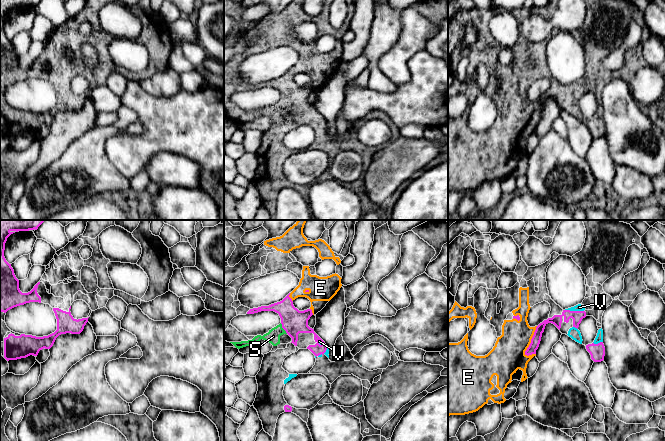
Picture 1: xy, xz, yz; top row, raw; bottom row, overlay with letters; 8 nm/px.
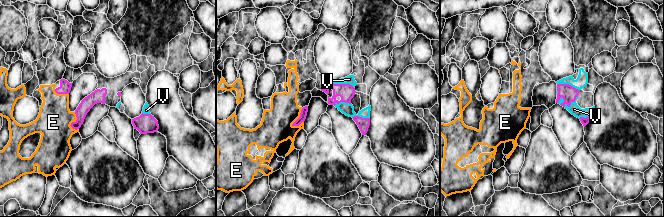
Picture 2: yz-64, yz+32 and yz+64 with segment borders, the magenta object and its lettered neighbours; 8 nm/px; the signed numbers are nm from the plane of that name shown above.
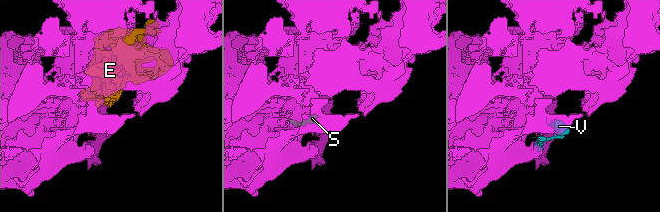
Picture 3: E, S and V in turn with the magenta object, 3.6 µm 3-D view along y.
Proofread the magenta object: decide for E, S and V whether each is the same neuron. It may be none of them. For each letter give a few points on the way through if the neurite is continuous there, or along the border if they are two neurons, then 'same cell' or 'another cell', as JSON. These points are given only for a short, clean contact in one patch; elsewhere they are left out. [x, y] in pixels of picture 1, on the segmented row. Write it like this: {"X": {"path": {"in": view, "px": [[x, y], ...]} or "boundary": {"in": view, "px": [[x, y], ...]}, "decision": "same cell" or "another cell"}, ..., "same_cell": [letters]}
{"E": {"decision": "same cell"}, "S": {"decision": "same cell"}, "V": {"decision": "same cell"}, "same_cell": ["E", "S", "V"]}

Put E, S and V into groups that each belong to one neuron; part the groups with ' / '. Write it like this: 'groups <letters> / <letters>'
groups E S V

